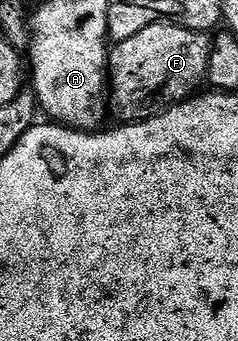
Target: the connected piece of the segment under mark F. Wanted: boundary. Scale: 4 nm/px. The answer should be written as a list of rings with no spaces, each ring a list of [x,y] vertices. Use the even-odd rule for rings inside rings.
[[[157,22],[146,26],[146,30],[138,30],[130,38],[119,41],[111,49],[106,61],[106,104],[120,122],[149,120],[164,109],[189,99],[197,91],[201,83],[205,83],[208,74],[208,54],[210,40],[203,31],[195,28],[183,28],[175,22]]]

